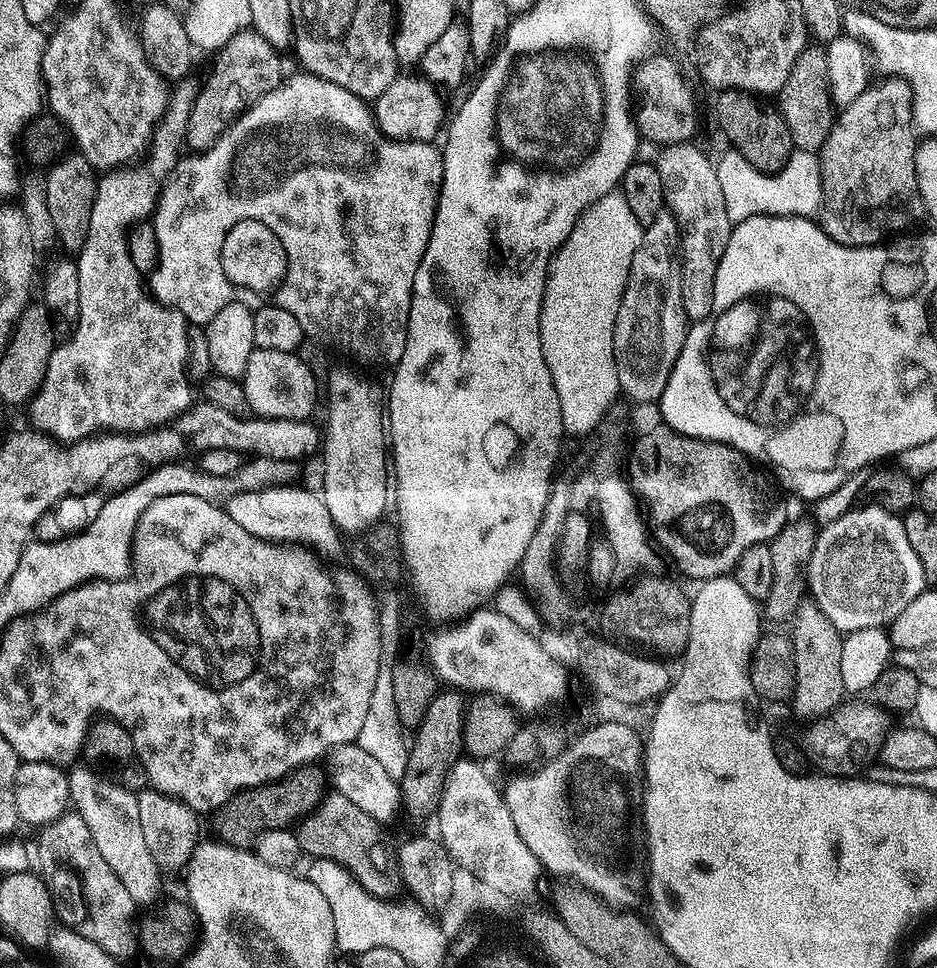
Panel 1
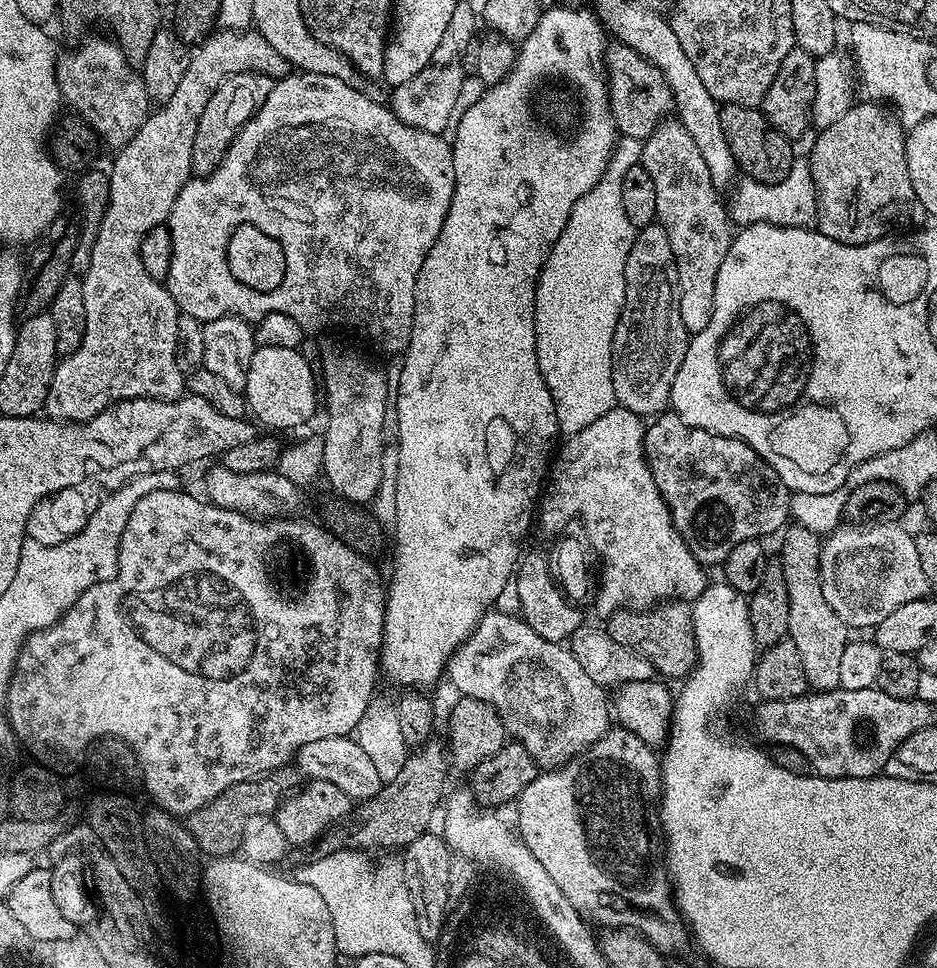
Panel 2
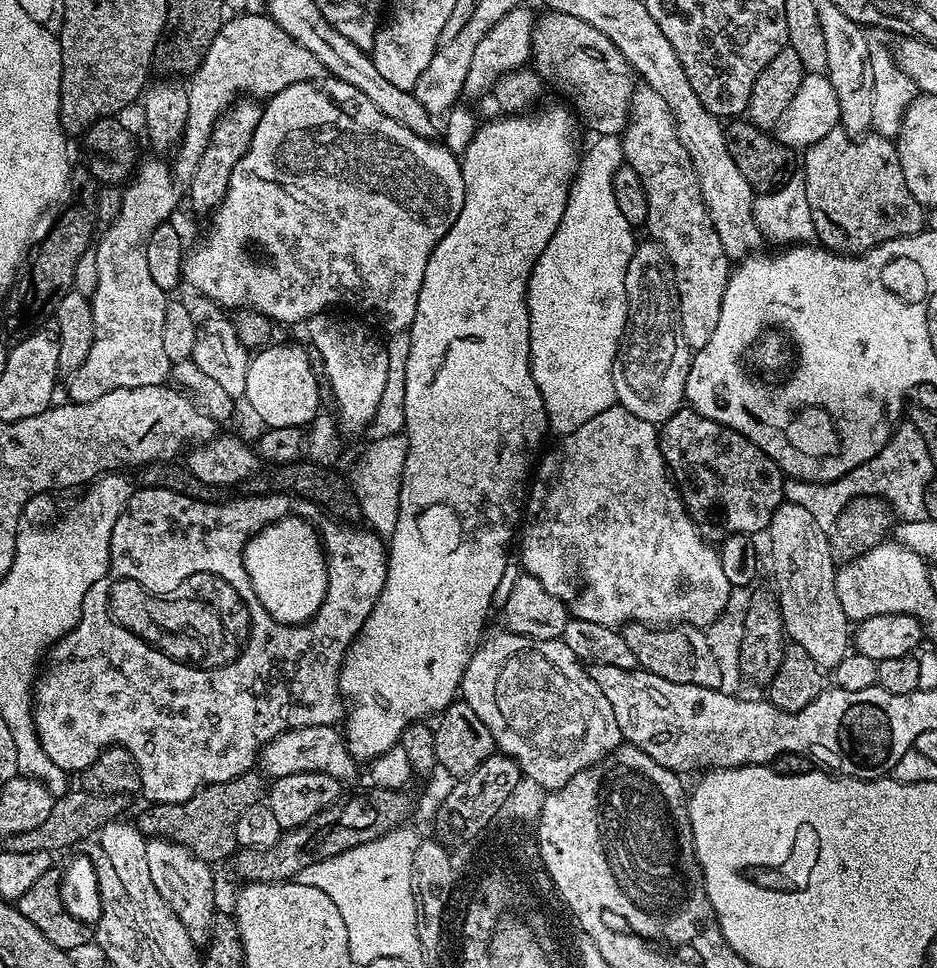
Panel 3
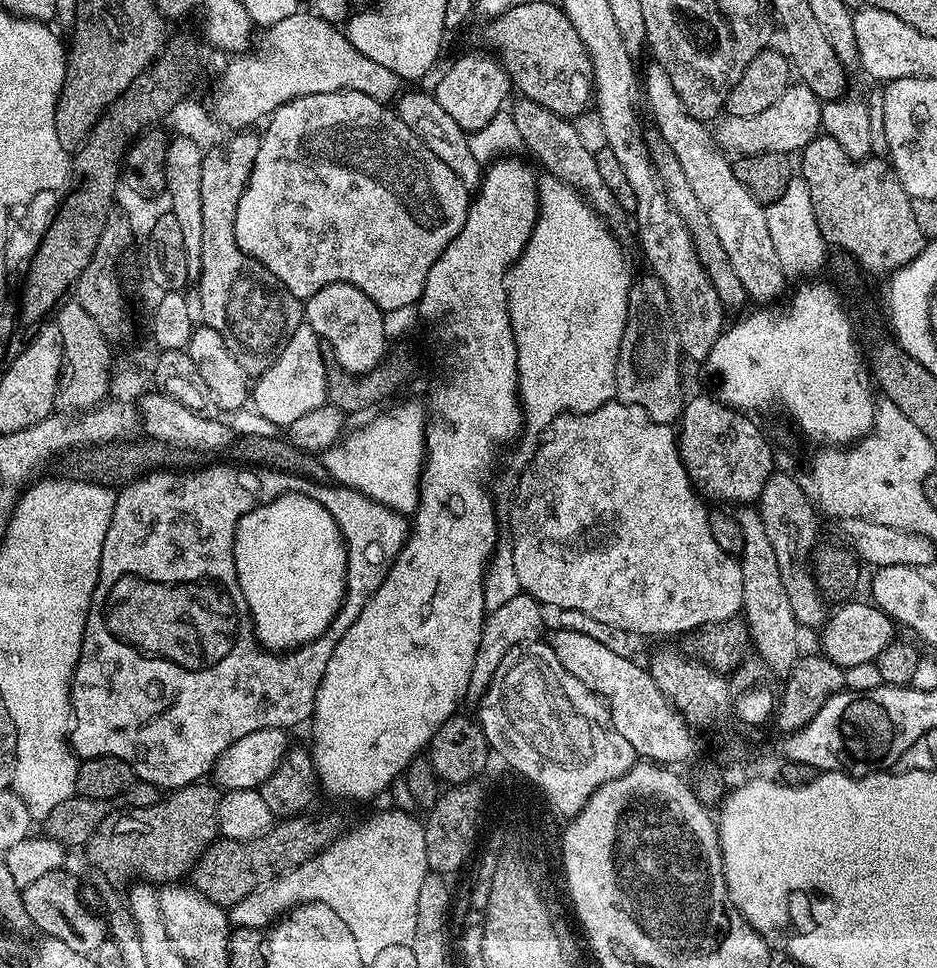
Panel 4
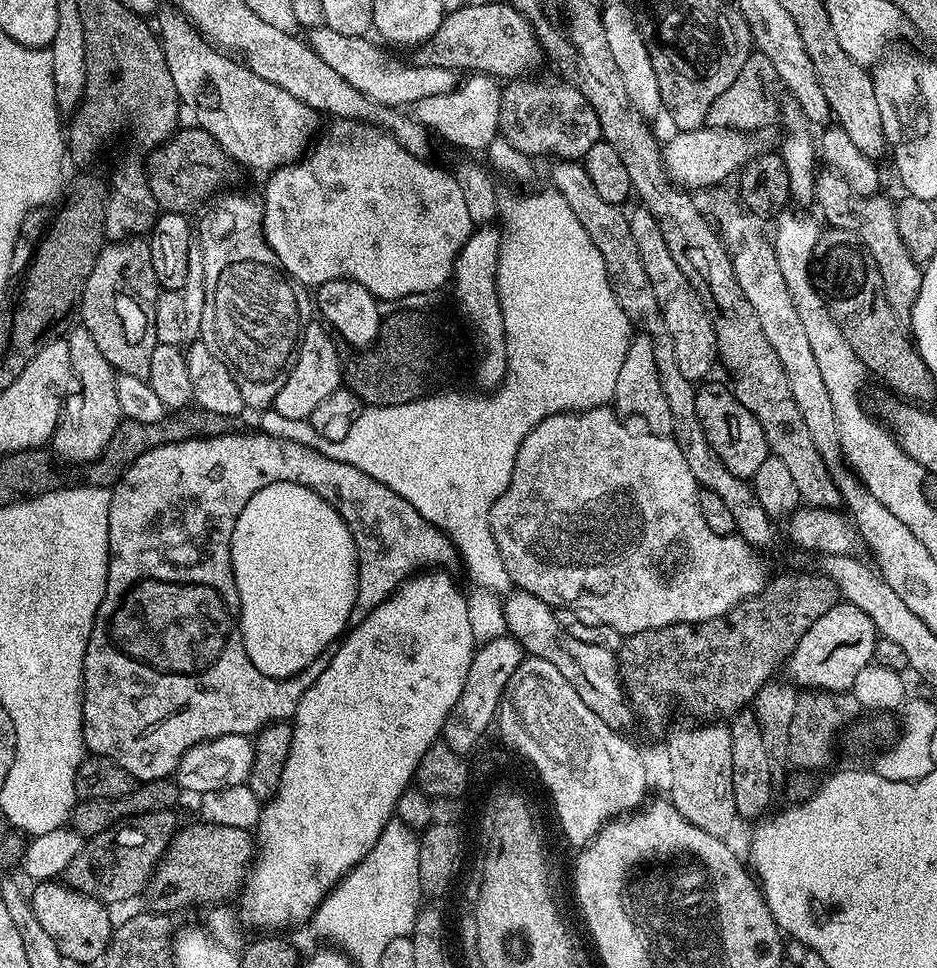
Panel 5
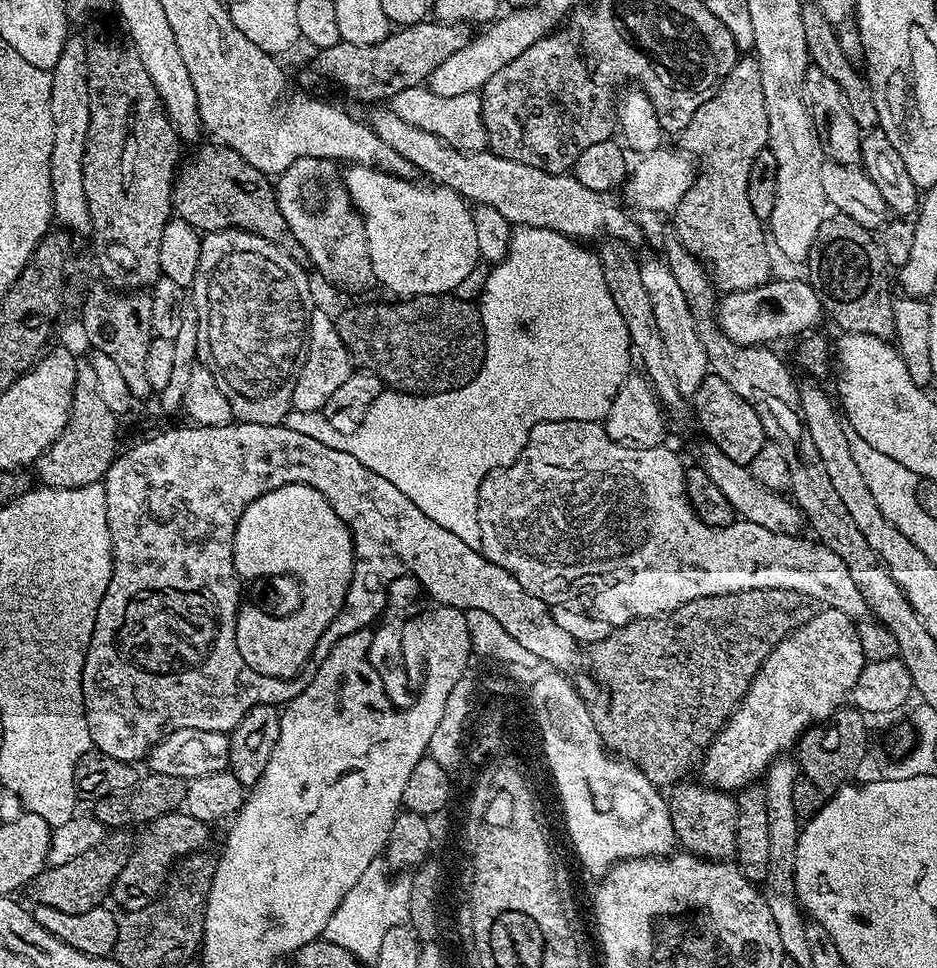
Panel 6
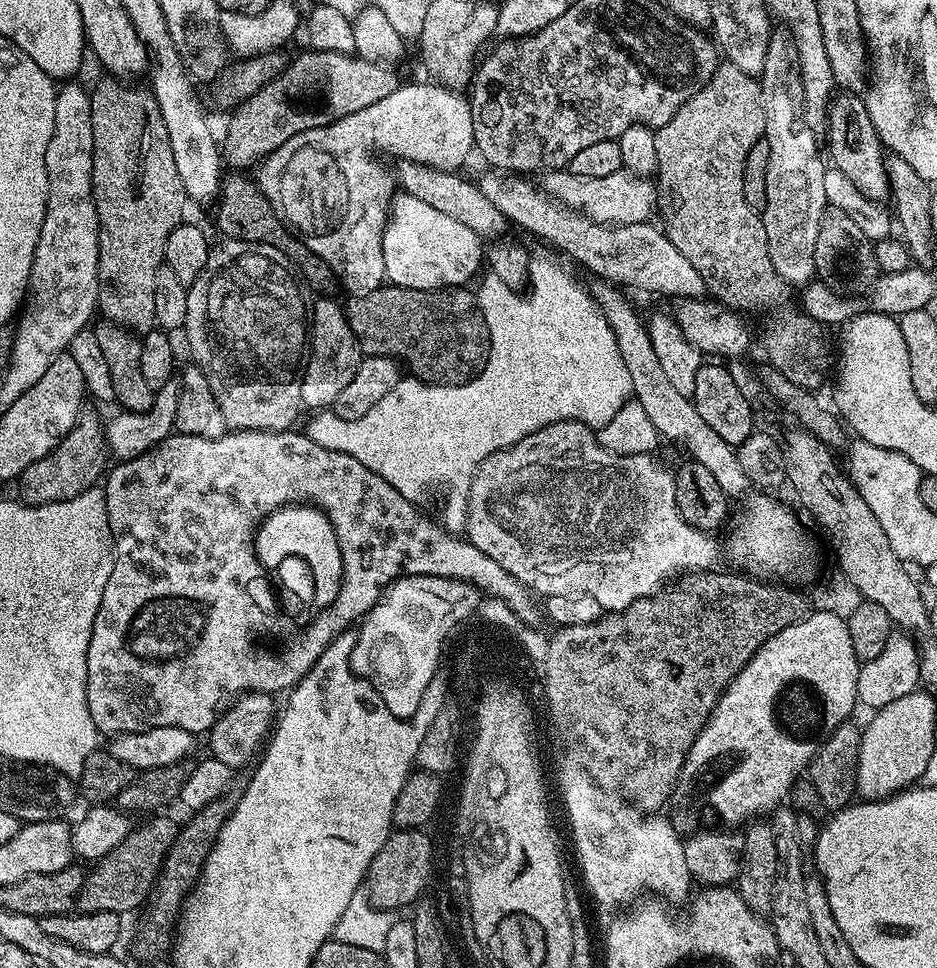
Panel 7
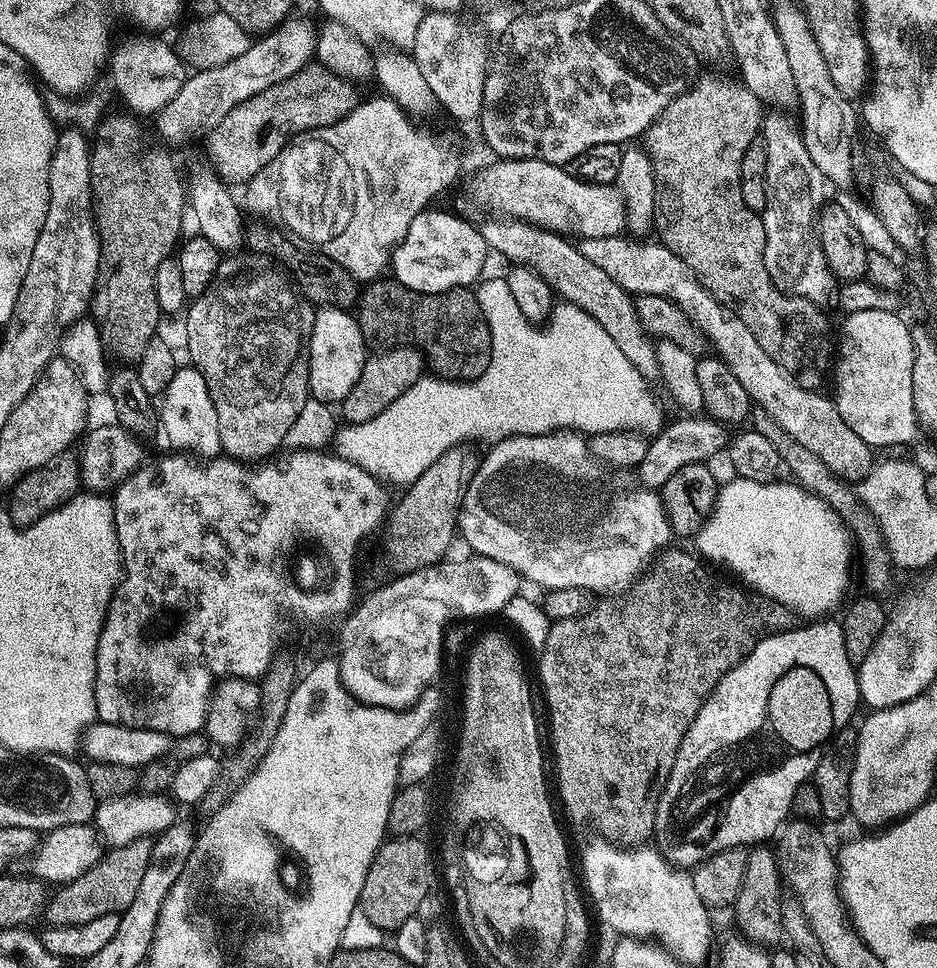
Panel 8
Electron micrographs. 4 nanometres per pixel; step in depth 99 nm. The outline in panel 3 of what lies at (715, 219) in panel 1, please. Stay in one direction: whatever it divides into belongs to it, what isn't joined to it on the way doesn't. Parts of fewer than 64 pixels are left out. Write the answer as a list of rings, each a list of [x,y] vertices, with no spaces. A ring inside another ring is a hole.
[[[637,83],[632,91],[632,109],[628,111],[628,124],[622,139],[625,161],[638,170],[638,178],[642,178],[642,184],[646,186],[647,235],[664,247],[674,270],[680,295],[680,329],[689,348],[701,348],[710,342],[710,334],[714,334],[714,326],[718,326],[730,261],[726,250],[722,250],[722,238],[718,238],[718,230],[714,230],[714,222],[704,205],[690,154],[676,133],[672,111],[666,98],[649,84]]]

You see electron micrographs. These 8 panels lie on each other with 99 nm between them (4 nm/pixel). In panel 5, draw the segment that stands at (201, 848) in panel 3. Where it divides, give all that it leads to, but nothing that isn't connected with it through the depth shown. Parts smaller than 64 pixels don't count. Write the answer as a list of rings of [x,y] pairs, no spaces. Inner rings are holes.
[[[175,811],[151,812],[131,817],[130,822],[120,822],[102,834],[87,837],[78,854],[74,855],[62,873],[63,883],[90,898],[113,906],[119,900],[128,900],[145,891],[156,863],[164,857],[172,835],[178,831]]]

